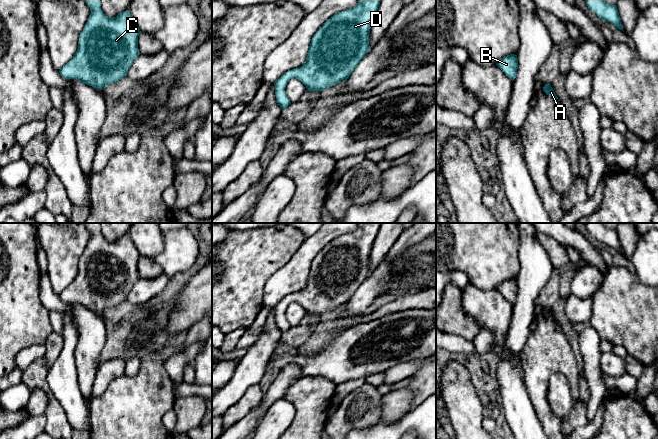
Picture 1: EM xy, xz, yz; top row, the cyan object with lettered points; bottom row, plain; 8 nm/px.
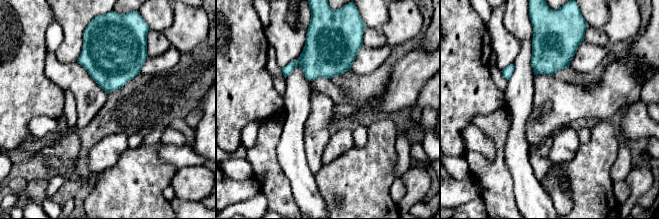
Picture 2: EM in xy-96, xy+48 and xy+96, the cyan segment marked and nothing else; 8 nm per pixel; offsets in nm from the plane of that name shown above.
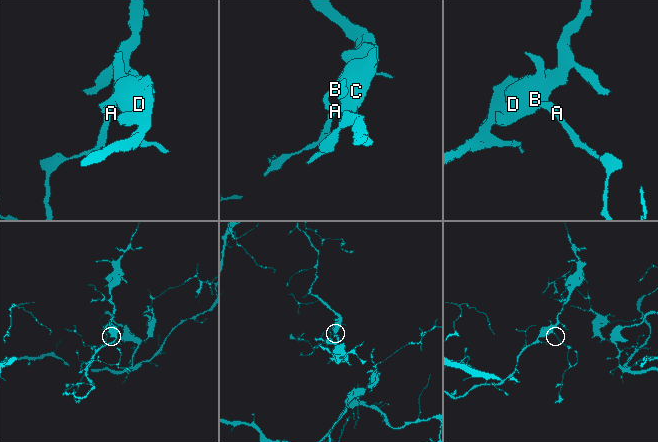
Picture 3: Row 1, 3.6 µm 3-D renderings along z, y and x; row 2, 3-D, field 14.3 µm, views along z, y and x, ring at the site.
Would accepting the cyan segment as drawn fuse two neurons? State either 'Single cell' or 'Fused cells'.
Single cell

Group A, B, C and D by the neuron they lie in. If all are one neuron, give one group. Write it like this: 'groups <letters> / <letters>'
groups A B C D

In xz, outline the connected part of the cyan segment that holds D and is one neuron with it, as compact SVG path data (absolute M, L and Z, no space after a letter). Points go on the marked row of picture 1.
M358 0L355 7L334 14L322 25L311 39L306 62L299 68L288 70L274 82L276 101L282 110L291 104L285 88L292 78L300 80L308 91L320 92L349 78L370 50L370 29L380 2L381 0Z

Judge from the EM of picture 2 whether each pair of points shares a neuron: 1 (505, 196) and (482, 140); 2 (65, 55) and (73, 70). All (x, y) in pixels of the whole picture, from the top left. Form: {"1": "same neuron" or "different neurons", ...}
{"1": "different neurons", "2": "different neurons"}

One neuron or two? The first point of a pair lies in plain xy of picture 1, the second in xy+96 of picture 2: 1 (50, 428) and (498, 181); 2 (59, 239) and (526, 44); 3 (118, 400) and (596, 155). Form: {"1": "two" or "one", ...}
{"1": "one", "2": "two", "3": "one"}

